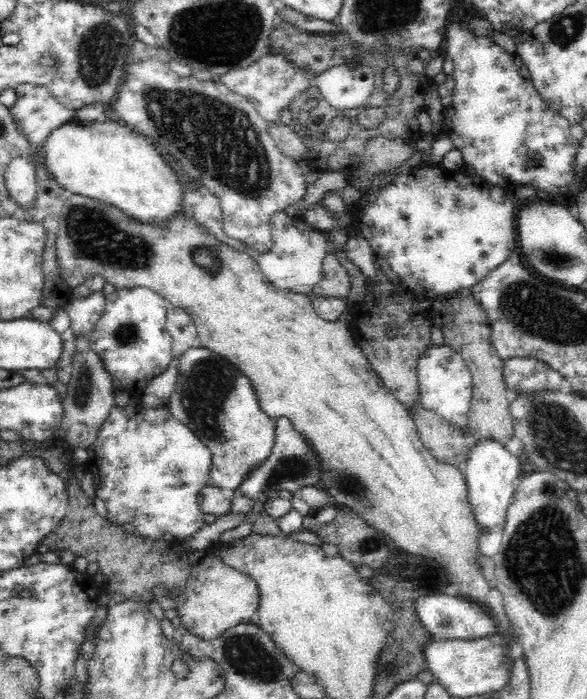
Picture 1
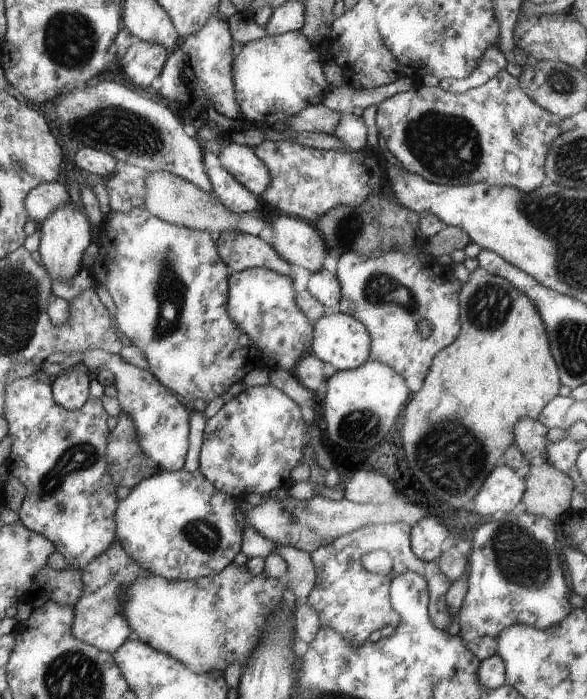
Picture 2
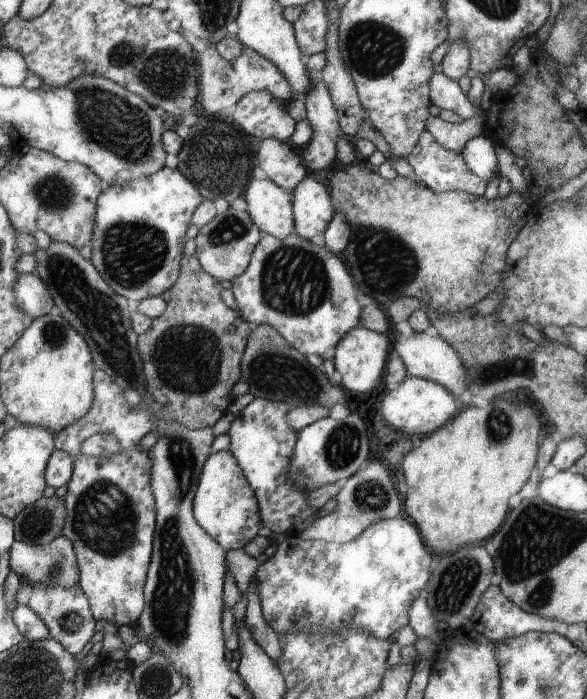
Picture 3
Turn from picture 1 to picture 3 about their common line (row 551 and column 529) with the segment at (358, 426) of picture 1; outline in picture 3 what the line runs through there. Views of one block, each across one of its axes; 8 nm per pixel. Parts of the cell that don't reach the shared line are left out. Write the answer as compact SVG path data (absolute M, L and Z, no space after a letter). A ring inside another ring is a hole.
M493 398L492 402L486 406L486 408L474 408L474 406L465 406L462 412L458 413L456 418L446 423L444 427L433 432L430 436L423 436L420 438L420 446L414 448L412 452L406 454L404 462L402 462L402 472L406 476L406 484L408 485L408 491L405 494L405 507L406 516L413 524L421 531L421 535L424 537L427 545L430 545L432 550L436 552L456 552L460 546L466 546L470 544L478 544L484 542L482 538L486 538L490 532L496 532L498 526L504 522L506 518L506 512L508 512L508 498L516 492L522 490L522 486L528 482L530 478L530 472L534 468L534 462L536 462L536 452L538 452L538 438L540 438L540 420L536 416L536 412L532 410L532 407L520 400L512 400L512 402L502 401L500 398Z

